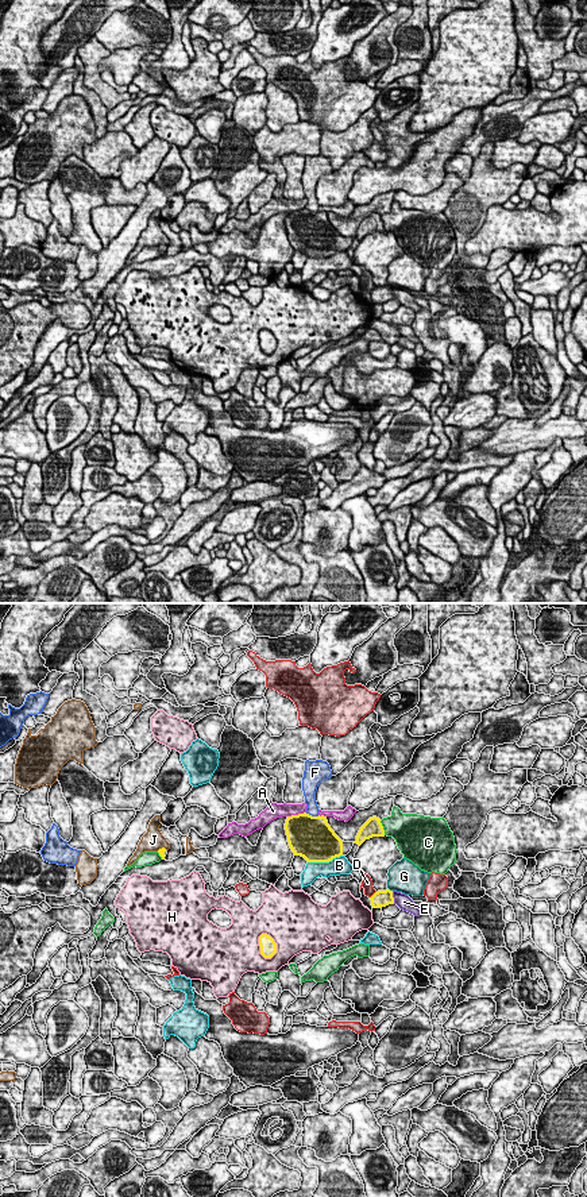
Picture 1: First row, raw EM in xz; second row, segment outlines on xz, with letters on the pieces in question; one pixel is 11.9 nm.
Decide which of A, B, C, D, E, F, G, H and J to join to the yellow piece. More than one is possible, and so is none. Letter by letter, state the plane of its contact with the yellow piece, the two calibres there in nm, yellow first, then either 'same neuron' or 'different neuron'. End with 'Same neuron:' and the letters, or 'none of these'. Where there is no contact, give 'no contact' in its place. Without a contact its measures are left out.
A: contact in xz; calibres 440 and 160 nm; different neuron
B: contact in xz; calibres 480 and 220 nm; different neuron
C: contact in xz; calibres 220 and 340 nm; different neuron
D: contact in xz; calibres 190 and 130 nm; different neuron
E: contact in xz; calibres 190 and 180 nm; same neuron
F: contact in xz; calibres 480 and 130 nm; different neuron
G: contact in xz; calibres 190 and 380 nm; different neuron
H: contact in xz; calibres 190 and 480 nm; different neuron
J: contact in xz; calibres 70 and 240 nm; different neuron
Same neuron: E

